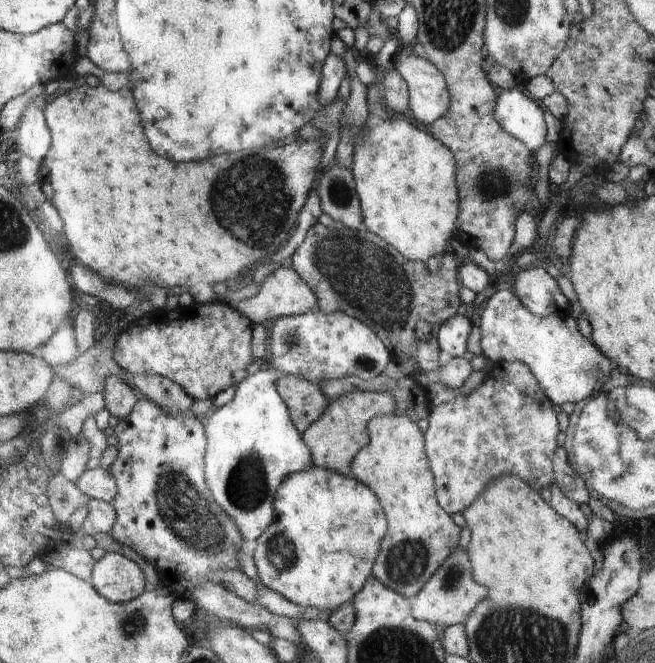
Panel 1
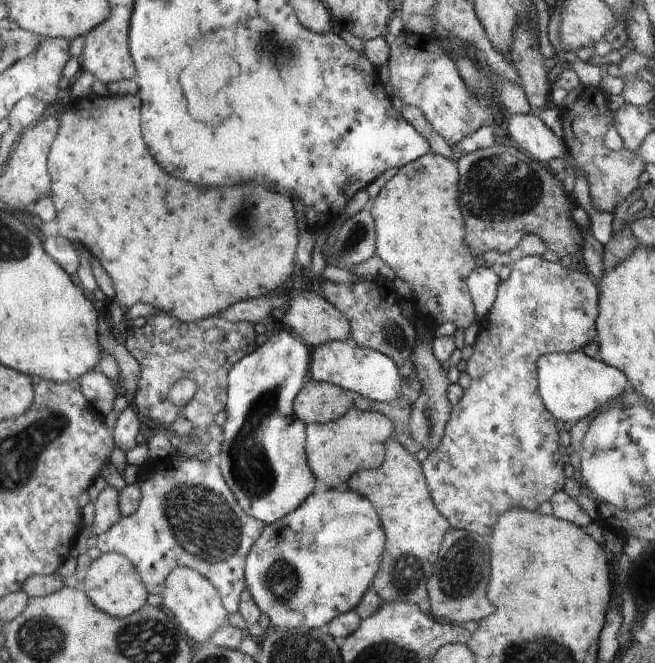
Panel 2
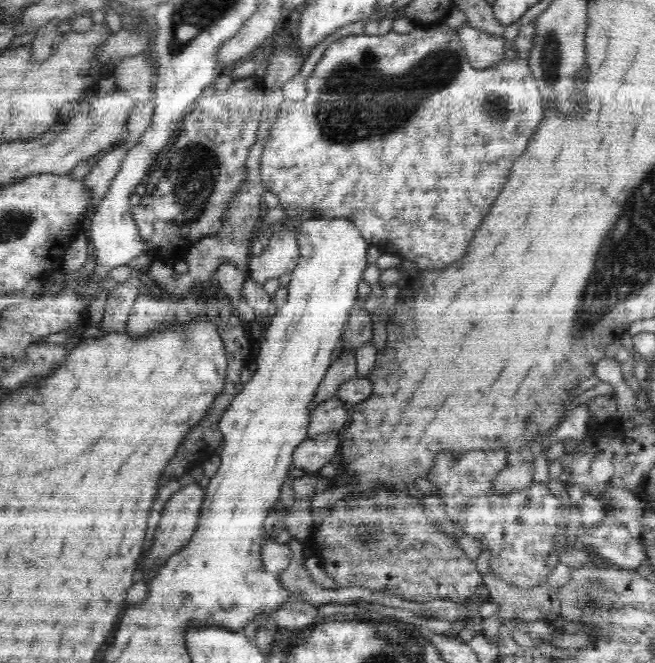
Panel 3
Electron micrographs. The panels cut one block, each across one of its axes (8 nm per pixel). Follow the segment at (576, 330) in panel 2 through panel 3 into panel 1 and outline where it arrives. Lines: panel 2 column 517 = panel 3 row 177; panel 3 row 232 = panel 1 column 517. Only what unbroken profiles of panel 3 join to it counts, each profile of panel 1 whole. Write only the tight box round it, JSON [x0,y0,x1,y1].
[423,361,558,514]

